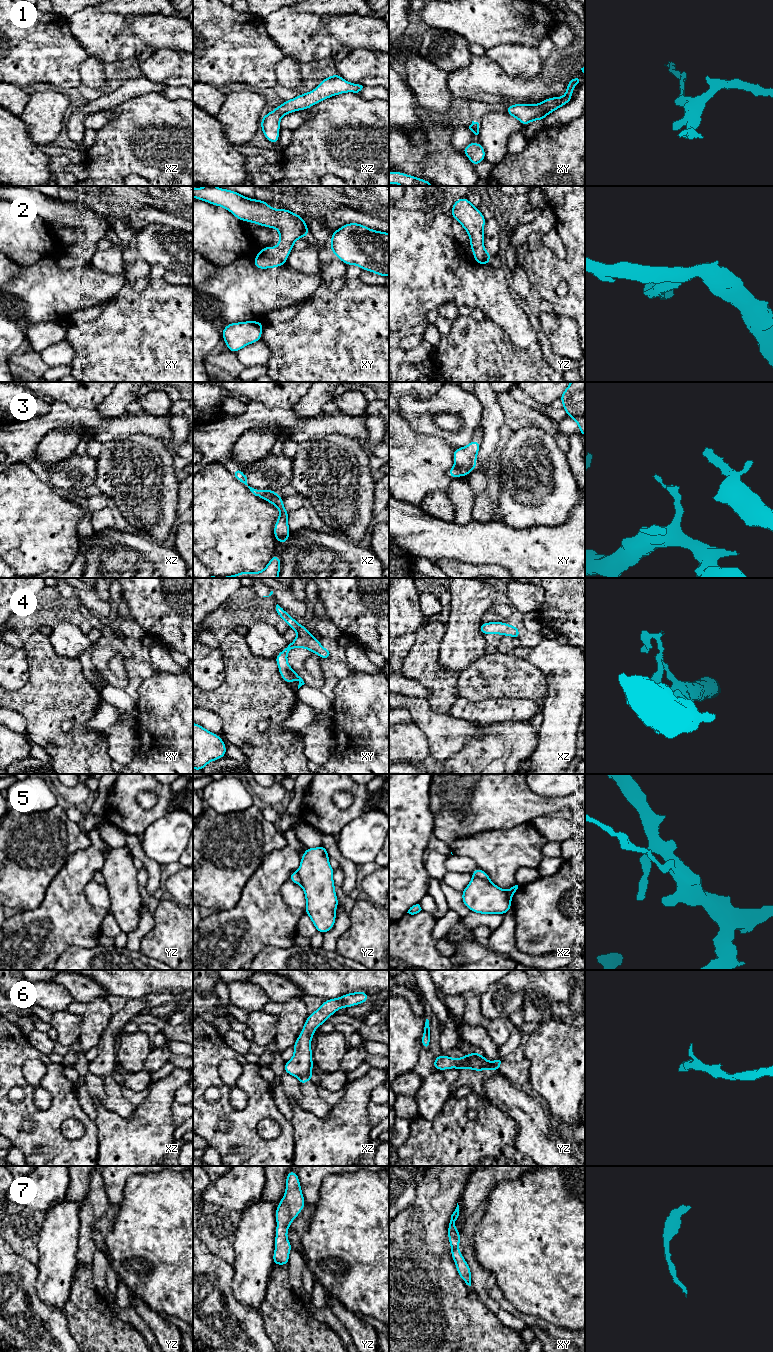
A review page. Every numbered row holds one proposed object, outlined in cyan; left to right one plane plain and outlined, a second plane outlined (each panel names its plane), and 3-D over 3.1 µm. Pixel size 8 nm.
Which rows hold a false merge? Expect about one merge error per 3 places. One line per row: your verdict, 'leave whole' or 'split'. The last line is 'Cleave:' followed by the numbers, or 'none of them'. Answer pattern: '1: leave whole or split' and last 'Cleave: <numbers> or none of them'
1: leave whole
2: leave whole
3: split
4: leave whole
5: leave whole
6: leave whole
7: leave whole
Cleave: 3

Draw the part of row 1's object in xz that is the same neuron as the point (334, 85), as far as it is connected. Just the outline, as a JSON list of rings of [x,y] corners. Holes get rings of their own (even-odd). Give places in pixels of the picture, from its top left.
[[[335,73],[329,78],[322,78],[320,85],[312,91],[283,102],[264,115],[260,127],[265,138],[272,144],[276,144],[279,140],[280,120],[284,115],[298,110],[307,110],[316,103],[335,95],[348,92],[358,93],[362,88],[362,85],[350,83]]]

